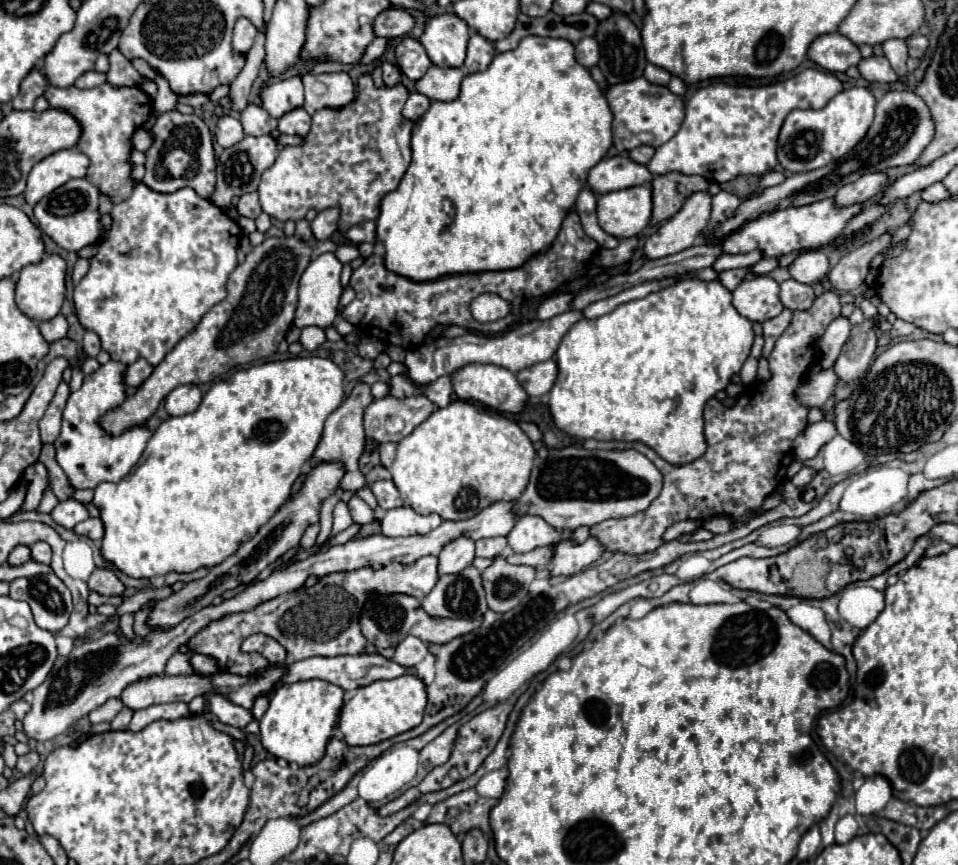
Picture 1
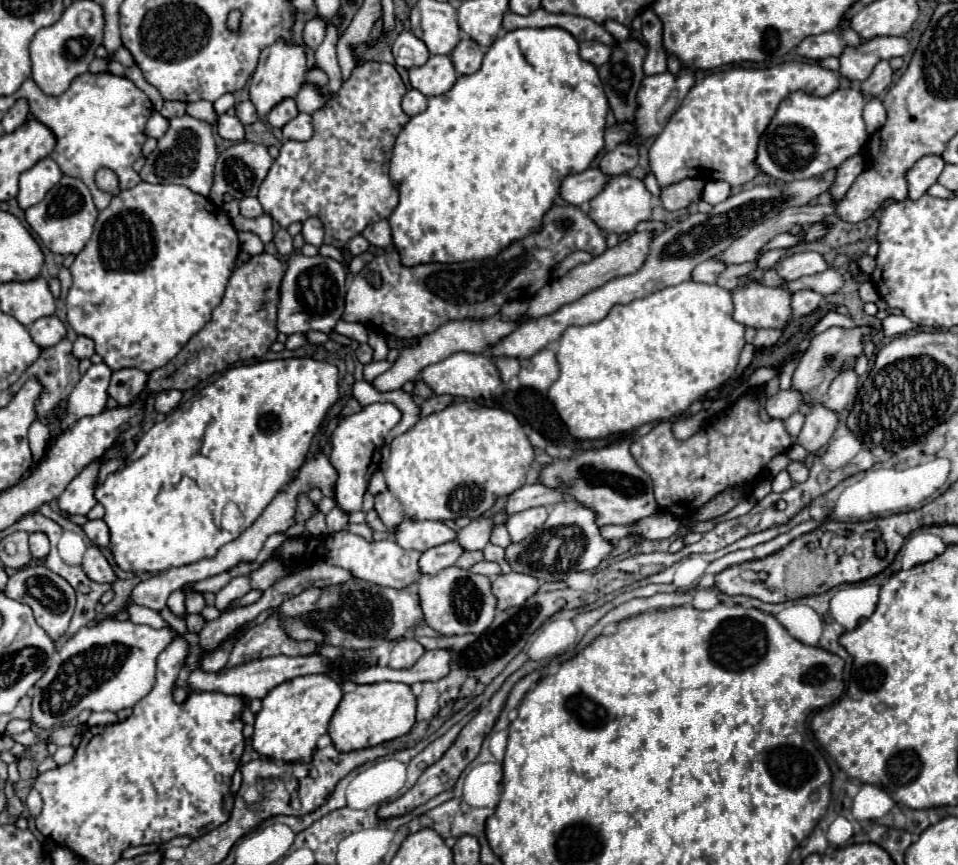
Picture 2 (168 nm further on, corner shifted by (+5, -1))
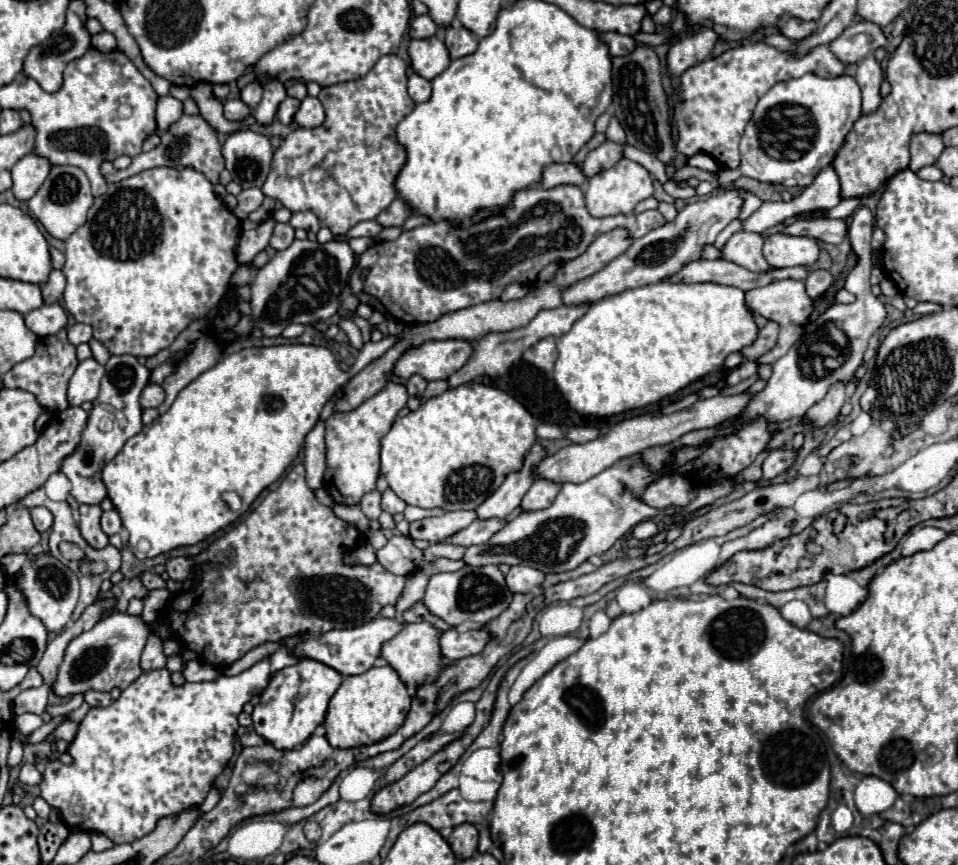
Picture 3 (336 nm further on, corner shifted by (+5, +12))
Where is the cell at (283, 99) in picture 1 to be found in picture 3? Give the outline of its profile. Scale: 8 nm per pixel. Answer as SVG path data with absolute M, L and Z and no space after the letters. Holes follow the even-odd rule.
M285 98L283 100L283 104L279 106L279 112L277 112L277 118L279 118L279 122L281 124L291 124L293 122L293 116L295 116L295 112L299 110L299 100L297 98Z

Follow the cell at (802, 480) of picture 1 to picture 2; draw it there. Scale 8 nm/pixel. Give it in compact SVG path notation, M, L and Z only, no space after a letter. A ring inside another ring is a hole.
M781 471L775 479L773 479L773 491L775 493L783 493L783 491L787 491L787 489L791 489L793 487L793 479L791 479L791 475L787 473L787 471Z

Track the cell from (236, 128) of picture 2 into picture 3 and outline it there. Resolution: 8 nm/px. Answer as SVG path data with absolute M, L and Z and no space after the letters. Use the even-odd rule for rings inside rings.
M225 100L223 106L225 106L225 118L227 120L241 122L251 114L251 108L247 108L247 104L243 104L241 100Z

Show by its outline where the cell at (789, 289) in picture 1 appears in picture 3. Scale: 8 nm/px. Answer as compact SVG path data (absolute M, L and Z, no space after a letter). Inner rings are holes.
M815 270L815 272L811 272L811 274L807 276L807 280L805 280L807 294L809 294L811 298L817 298L817 296L821 296L823 292L827 292L827 288L831 286L831 282L833 282L833 276L831 276L829 270Z

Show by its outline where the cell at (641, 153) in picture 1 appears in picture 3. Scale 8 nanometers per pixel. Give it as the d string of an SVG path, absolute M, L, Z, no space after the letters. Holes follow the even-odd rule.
M603 142L601 146L597 146L595 150L591 150L583 162L583 174L587 178L595 176L601 170L607 170L611 166L615 166L619 160L623 158L623 146L615 144L615 142Z

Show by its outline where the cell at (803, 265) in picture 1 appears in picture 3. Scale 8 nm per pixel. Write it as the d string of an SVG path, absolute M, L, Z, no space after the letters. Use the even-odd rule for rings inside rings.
M771 234L765 238L763 256L773 268L811 266L819 258L819 244L815 238Z

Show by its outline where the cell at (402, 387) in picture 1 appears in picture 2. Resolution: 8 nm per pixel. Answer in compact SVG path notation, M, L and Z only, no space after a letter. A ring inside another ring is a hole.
M373 403L363 407L357 417L345 417L331 435L331 463L339 473L335 483L335 501L345 513L361 511L363 493L367 491L367 483L371 475L379 469L381 461L381 447L385 435L401 421L401 411L393 403Z

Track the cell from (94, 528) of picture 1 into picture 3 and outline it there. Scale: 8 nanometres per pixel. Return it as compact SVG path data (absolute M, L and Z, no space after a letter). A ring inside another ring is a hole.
M111 510L111 512L103 512L103 518L101 518L101 528L107 536L113 536L113 534L119 534L119 530L123 528L123 522L119 520L119 512Z

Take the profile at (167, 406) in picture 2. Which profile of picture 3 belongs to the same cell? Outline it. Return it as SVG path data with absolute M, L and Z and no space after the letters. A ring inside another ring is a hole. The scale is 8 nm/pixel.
M147 384L141 392L141 408L157 408L159 404L163 404L165 400L165 392L159 384Z

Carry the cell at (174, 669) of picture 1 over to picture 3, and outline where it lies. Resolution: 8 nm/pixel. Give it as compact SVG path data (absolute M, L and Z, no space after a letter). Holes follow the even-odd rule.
M279 646L275 654L259 660L237 676L217 676L211 682L187 682L183 686L171 684L171 674L167 668L141 674L121 692L117 700L111 702L111 706L91 708L87 712L87 716L79 722L75 740L67 750L73 756L73 764L65 766L61 762L47 762L41 798L45 798L51 808L59 808L61 818L69 828L101 832L115 844L133 842L147 836L161 816L179 814L181 810L203 804L215 776L223 772L233 756L233 738L239 728L239 712L253 712L253 704L245 702L249 702L253 694L261 694L275 672L295 664L297 660L299 658L293 654L291 646Z

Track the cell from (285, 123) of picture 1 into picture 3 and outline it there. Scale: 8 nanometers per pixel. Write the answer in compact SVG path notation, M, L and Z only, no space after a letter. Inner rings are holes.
M307 96L301 102L299 112L295 114L295 122L299 126L303 126L303 128L317 128L317 126L323 124L323 120L325 120L325 108L323 108L323 104L317 98Z

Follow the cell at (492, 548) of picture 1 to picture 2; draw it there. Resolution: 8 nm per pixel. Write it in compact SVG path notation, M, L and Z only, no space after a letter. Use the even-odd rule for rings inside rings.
M465 551L459 559L457 559L457 565L463 567L463 569L469 569L473 567L475 563L483 561L483 551Z

